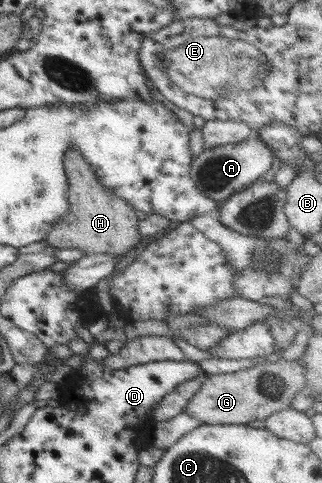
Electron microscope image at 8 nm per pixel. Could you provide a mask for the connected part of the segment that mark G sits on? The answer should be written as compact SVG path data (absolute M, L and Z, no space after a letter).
M296 360L258 363L239 372L207 376L185 412L205 425L247 425L291 407L294 396L304 390L306 384L304 367Z

